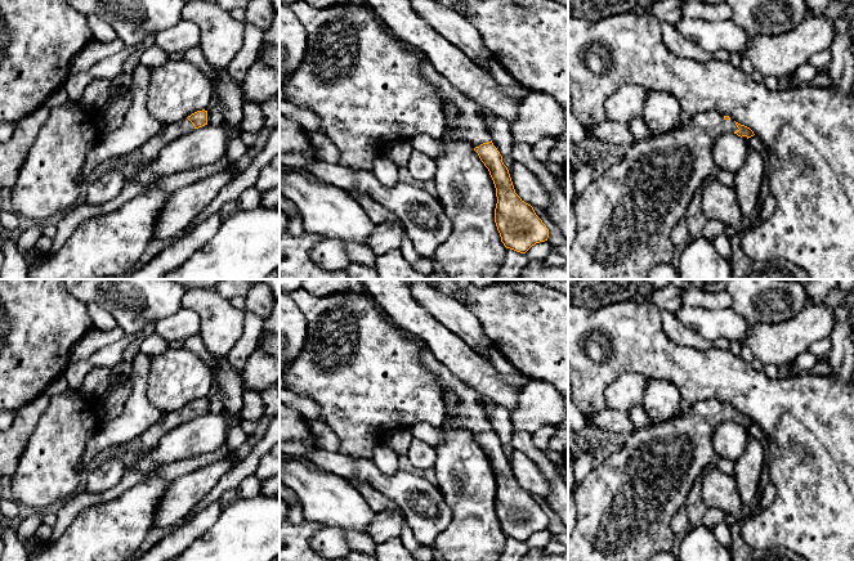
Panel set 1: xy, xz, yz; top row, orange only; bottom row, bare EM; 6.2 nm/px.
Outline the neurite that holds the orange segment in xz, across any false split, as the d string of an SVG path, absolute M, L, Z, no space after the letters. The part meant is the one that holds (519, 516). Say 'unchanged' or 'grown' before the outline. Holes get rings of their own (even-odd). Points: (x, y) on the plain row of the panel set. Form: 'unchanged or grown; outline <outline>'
grown; outline M401 329L403 335L421 344L422 365L437 380L442 395L451 391L459 399L457 410L447 409L444 423L469 430L488 457L496 476L497 492L495 511L506 537L526 542L532 534L549 526L549 517L536 503L533 495L517 481L502 444L493 434L487 419L484 400L471 386L455 377L441 364L425 344L416 336Z

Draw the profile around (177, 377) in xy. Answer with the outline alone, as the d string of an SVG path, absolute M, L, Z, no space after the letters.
M169 349L151 360L147 399L164 413L207 399L214 389L211 368L191 350Z

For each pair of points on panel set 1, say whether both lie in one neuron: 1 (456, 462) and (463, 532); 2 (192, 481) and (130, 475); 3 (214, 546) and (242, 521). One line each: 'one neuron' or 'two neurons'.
1: one neuron
2: two neurons
3: one neuron

